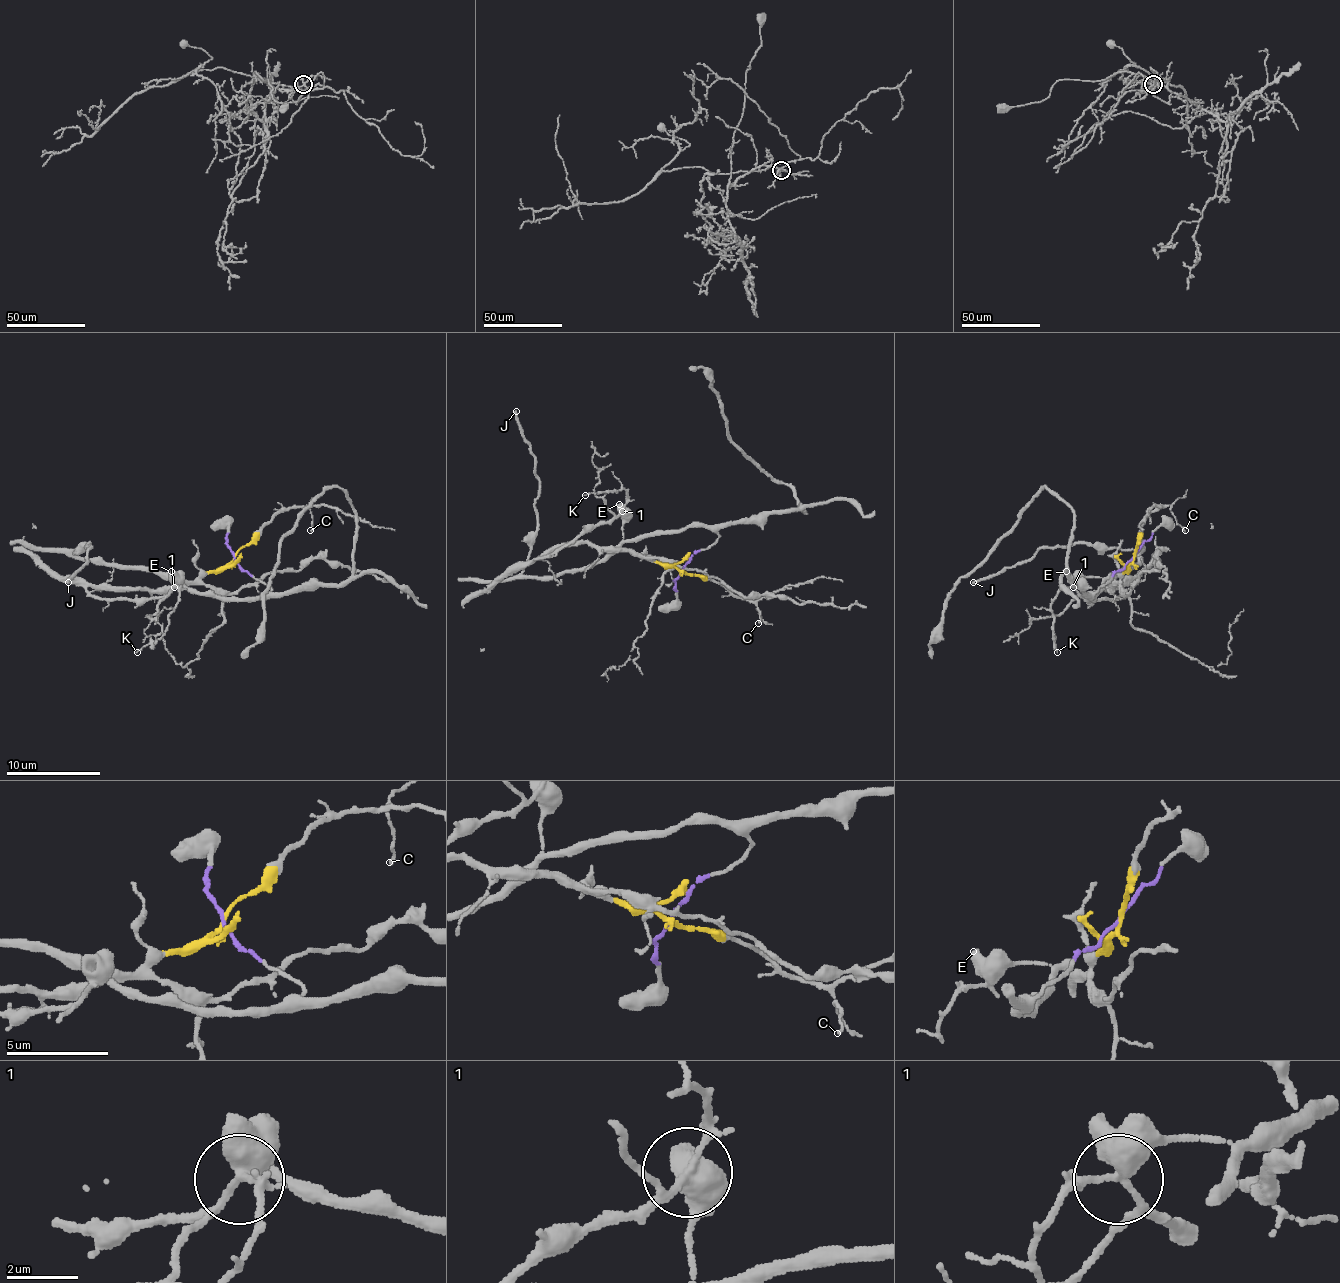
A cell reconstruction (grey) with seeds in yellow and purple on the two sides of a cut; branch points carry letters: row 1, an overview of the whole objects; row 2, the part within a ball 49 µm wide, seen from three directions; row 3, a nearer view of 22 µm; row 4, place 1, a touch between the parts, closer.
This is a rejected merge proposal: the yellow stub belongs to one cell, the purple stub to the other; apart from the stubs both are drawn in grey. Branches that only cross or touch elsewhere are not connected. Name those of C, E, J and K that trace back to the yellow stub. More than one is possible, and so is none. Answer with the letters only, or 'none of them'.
C, K

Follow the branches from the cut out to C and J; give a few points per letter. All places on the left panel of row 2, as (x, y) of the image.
C: (234, 557), (286, 507), (300, 507), (312, 512), (309, 531)
J: (234, 557), (270, 587), (260, 597), (202, 594), (152, 571), (84, 561), (75, 552), (89, 543), (68, 582)

